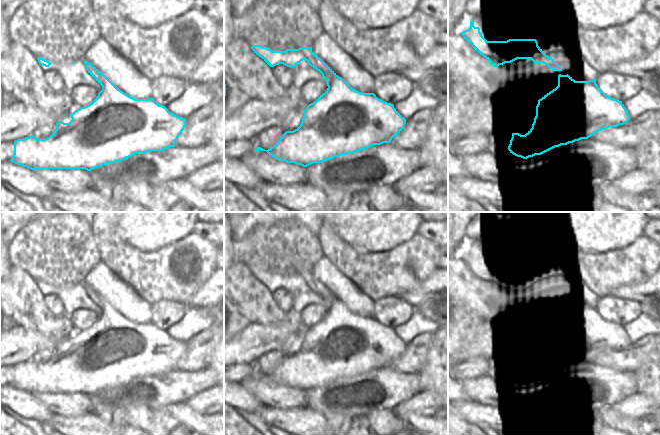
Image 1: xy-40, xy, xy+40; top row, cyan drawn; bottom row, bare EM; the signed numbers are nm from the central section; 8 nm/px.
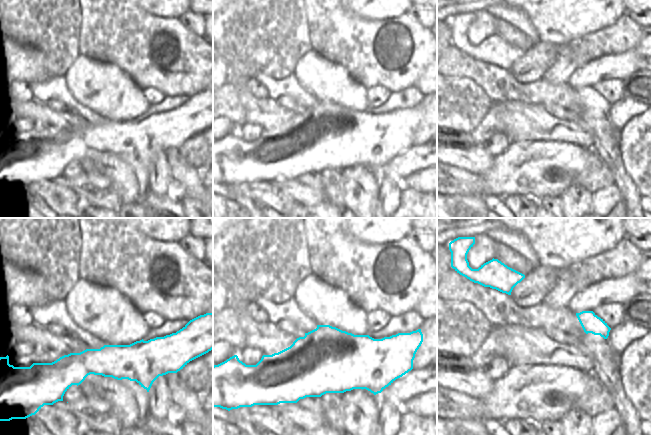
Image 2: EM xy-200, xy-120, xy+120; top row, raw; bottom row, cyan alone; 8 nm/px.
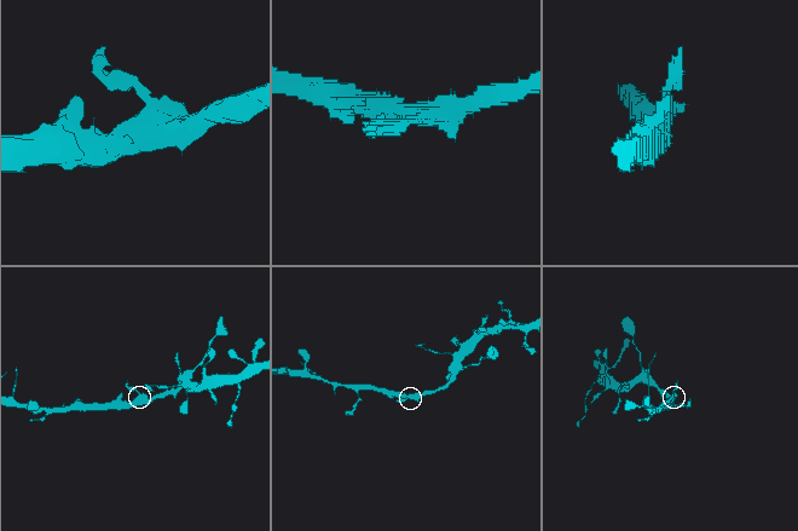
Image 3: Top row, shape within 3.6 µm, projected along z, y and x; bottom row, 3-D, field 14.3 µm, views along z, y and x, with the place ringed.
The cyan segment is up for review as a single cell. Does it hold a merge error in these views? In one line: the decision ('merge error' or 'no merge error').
no merge error

